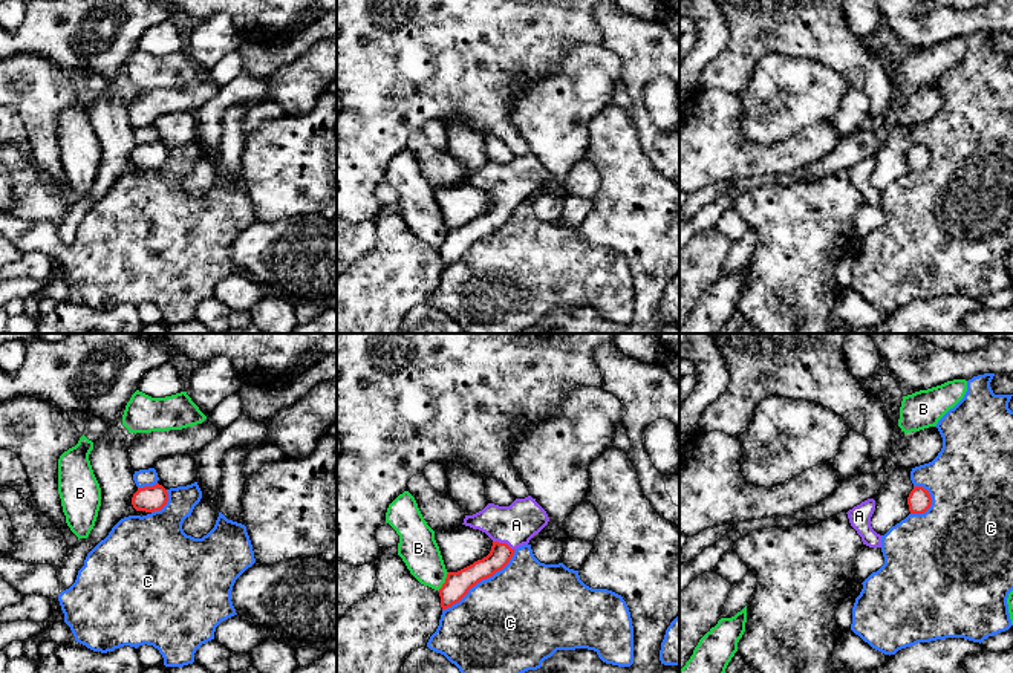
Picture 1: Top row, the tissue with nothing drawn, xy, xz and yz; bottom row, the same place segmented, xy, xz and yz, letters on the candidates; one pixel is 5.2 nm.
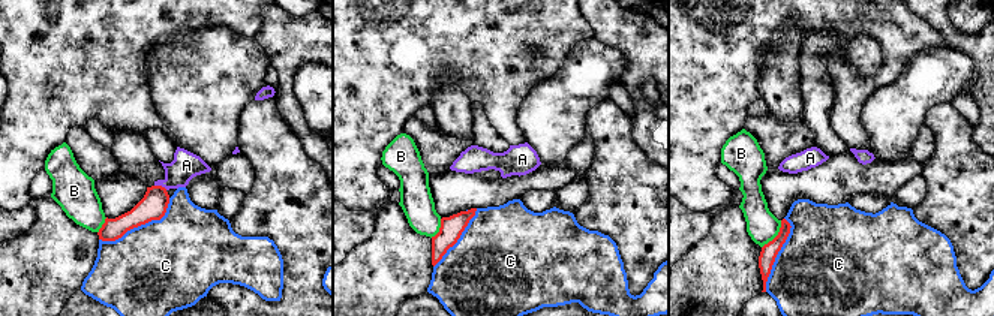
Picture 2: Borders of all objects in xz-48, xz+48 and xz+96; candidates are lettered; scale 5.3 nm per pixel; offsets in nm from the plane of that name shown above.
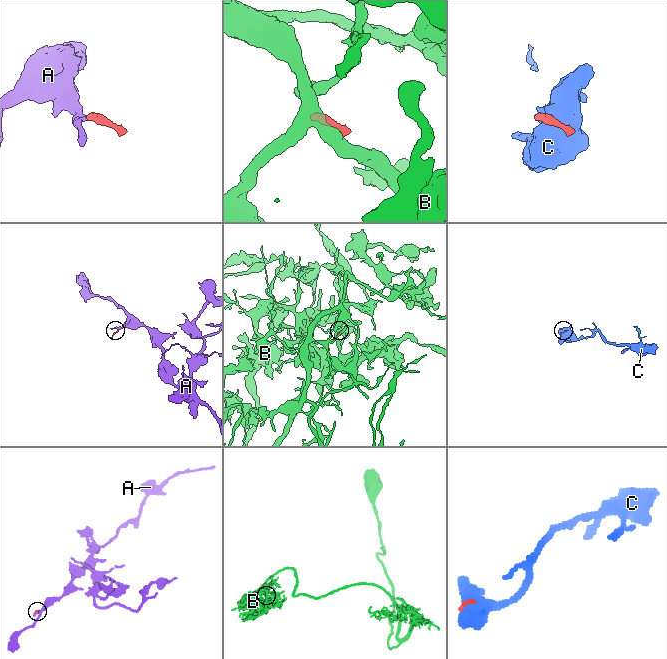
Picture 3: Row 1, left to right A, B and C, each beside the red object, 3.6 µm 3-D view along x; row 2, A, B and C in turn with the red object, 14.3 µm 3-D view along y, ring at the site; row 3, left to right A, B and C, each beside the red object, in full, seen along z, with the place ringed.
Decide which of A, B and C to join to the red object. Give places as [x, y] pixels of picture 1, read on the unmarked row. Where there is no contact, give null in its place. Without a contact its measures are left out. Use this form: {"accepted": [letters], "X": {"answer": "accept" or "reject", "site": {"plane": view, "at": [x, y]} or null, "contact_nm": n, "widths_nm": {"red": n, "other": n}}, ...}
{"accepted": ["A"], "A": {"answer": "accept", "site": {"plane": "xz", "at": [504, 201]}, "contact_nm": 130, "widths_nm": {"red": 120, "other": 220}}, "B": {"answer": "reject", "site": {"plane": "xz", "at": [446, 239]}, "contact_nm": 120, "widths_nm": {"red": 140, "other": 200}}, "C": {"answer": "reject", "site": {"plane": "xz", "at": [481, 237]}, "contact_nm": 500, "widths_nm": {"red": 140, "other": 480}}}

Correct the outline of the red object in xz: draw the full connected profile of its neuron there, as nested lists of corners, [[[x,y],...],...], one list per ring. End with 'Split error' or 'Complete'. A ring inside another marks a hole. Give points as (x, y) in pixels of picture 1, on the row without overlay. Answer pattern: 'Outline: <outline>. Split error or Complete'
Outline: [[[531,153],[516,156],[510,164],[488,161],[482,168],[465,173],[464,180],[485,190],[493,203],[487,214],[458,228],[448,229],[438,248],[442,268],[459,260],[471,245],[502,228],[514,208],[539,191],[549,179],[546,168]]]. Split error

